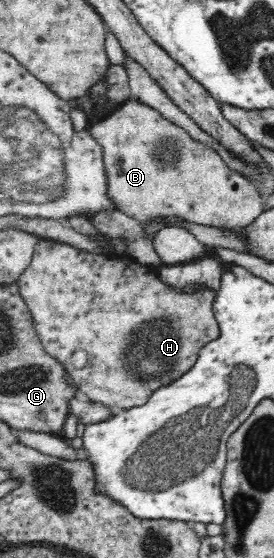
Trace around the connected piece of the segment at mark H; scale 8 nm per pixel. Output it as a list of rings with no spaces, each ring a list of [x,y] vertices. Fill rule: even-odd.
[[[41,239],[37,243],[37,246],[35,246],[29,266],[18,278],[17,283],[19,285],[19,293],[21,293],[23,301],[27,303],[29,311],[33,315],[35,332],[39,335],[41,344],[47,351],[47,354],[65,365],[69,378],[77,386],[81,397],[91,402],[102,402],[102,404],[112,407],[115,410],[127,410],[127,408],[145,404],[149,400],[149,396],[156,390],[159,390],[161,386],[171,384],[179,376],[183,376],[185,372],[191,370],[191,366],[199,358],[199,350],[203,348],[203,344],[209,344],[211,340],[217,340],[219,338],[219,325],[213,312],[213,302],[215,302],[215,296],[217,296],[217,290],[199,287],[192,293],[185,293],[185,290],[174,289],[159,278],[158,272],[152,266],[142,265],[128,255],[100,255],[99,253],[81,251],[70,244],[54,241],[53,239]]]

